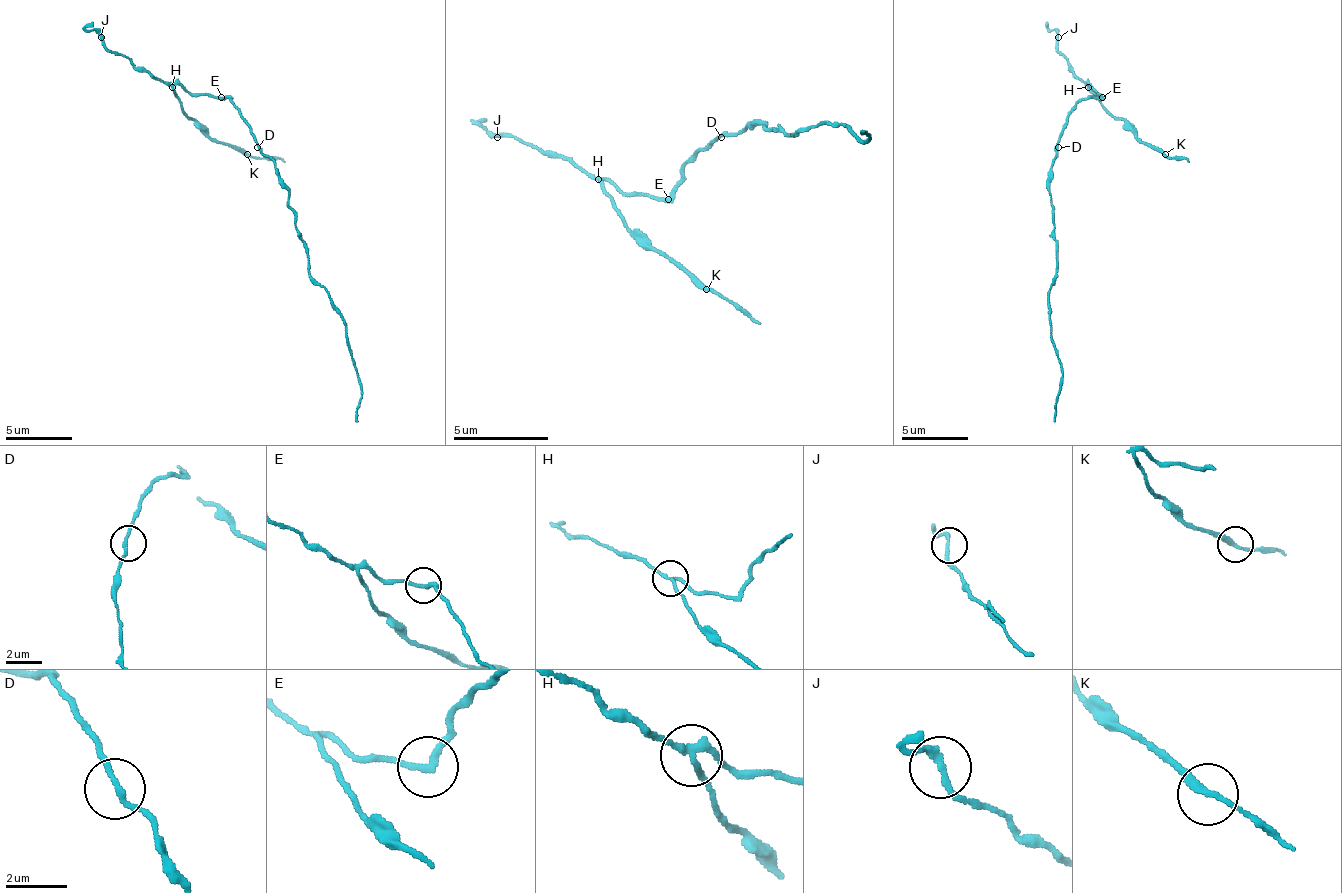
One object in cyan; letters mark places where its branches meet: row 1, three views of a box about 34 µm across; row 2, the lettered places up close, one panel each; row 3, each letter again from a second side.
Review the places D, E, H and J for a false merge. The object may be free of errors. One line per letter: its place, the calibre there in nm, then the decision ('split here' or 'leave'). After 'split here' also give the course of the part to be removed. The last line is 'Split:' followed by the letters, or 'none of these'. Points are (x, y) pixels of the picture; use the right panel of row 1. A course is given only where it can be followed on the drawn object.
D: (1058, 147) | 180 nm | leave
E: (1102, 97) | 200 nm | leave
H: (1088, 87) | 190 nm | split here | (1088, 87), (1138, 137), (1165, 157), (1188, 161)
J: (1058, 37) | 200 nm | leave
Split: H

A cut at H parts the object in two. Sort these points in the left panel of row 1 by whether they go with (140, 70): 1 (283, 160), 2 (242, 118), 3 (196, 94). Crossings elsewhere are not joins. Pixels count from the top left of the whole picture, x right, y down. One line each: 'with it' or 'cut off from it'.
1: cut off from it
2: with it
3: with it

